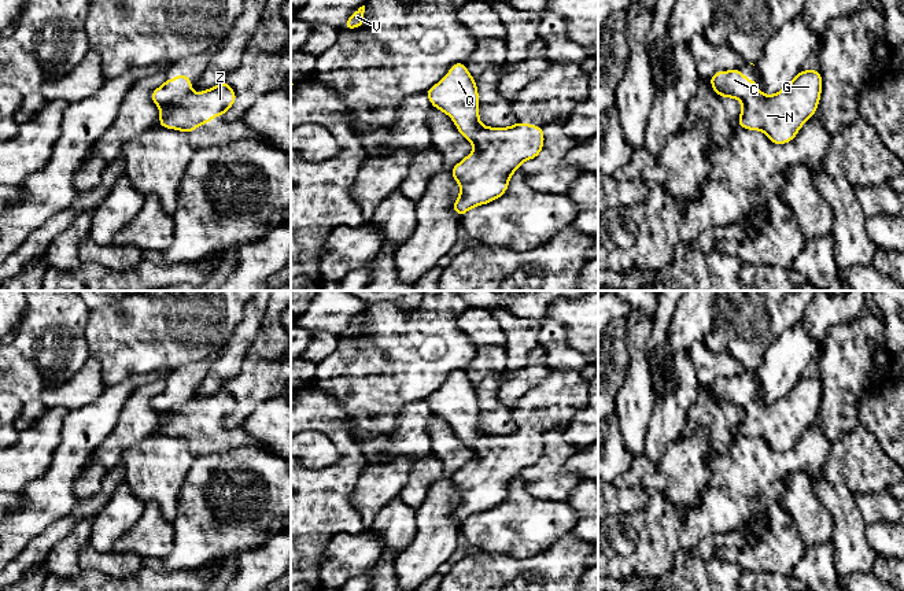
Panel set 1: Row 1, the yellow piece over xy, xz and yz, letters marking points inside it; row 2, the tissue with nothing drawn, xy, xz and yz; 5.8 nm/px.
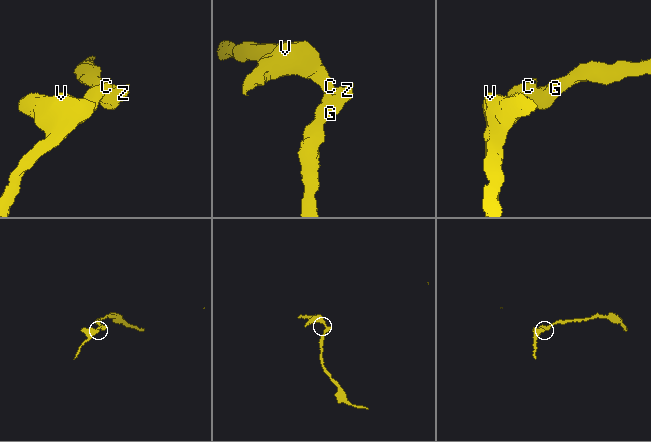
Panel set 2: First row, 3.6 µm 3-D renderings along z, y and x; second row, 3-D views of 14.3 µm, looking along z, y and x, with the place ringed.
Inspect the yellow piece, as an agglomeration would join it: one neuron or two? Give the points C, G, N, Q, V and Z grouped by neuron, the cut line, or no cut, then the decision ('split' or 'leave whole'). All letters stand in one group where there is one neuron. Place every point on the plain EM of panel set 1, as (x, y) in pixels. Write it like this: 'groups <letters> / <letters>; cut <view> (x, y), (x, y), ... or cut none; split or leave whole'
groups C Q V / G N Z; cut xy (191, 399), (183, 403), (173, 403), (161, 416); split

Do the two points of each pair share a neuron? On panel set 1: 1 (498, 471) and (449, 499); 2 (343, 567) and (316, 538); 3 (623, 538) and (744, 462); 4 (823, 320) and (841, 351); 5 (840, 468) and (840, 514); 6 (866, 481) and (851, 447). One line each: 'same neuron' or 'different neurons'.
1: different neurons
2: different neurons
3: same neuron
4: different neurons
5: different neurons
6: same neuron

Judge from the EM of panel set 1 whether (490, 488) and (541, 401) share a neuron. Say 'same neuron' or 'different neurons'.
same neuron

